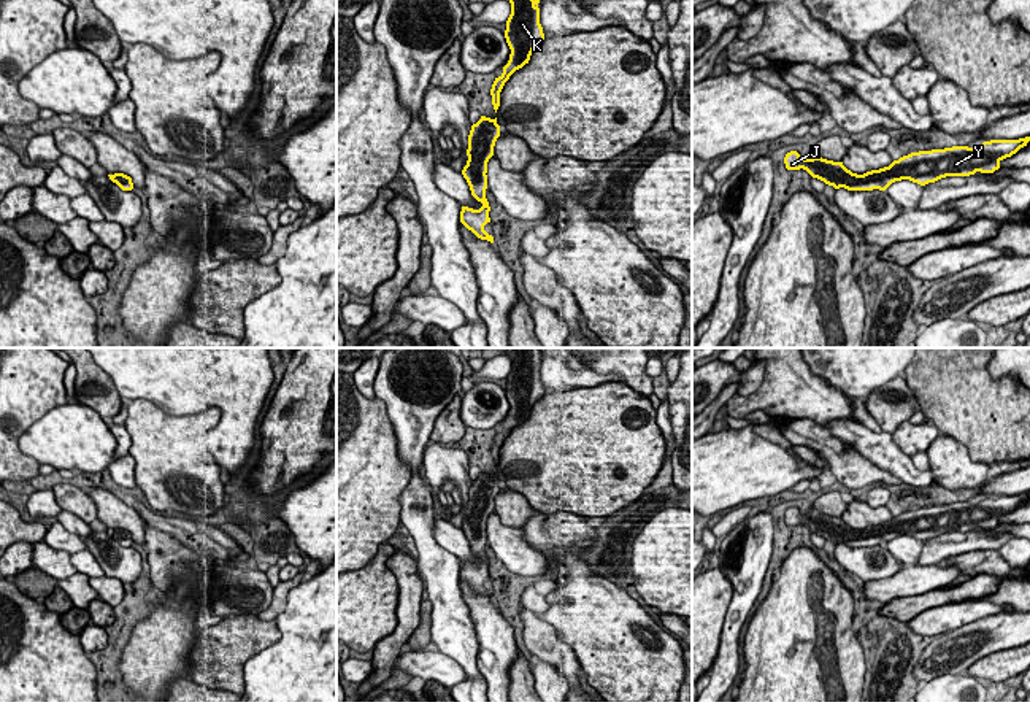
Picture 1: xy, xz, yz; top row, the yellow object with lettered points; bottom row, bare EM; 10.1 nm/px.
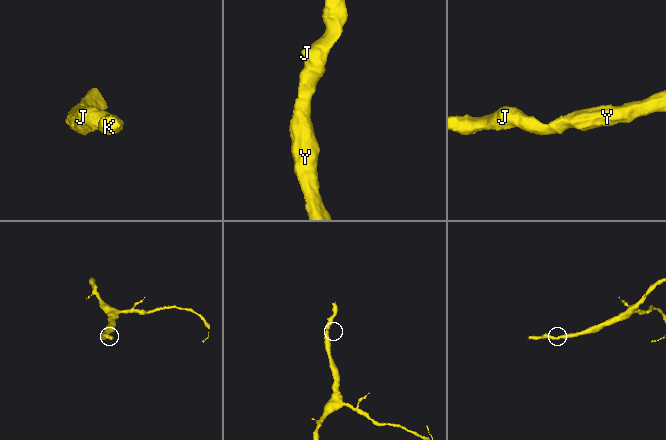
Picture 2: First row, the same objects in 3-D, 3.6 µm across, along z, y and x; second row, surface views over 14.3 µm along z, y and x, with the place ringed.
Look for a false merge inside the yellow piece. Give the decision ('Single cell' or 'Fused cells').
Single cell

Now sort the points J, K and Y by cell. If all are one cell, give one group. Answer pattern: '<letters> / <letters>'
J K Y

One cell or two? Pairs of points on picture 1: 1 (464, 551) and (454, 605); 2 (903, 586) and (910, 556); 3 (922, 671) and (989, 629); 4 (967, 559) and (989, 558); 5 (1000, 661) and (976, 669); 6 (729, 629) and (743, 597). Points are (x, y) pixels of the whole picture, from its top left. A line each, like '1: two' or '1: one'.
1: two
2: two
3: one
4: one
5: one
6: one

